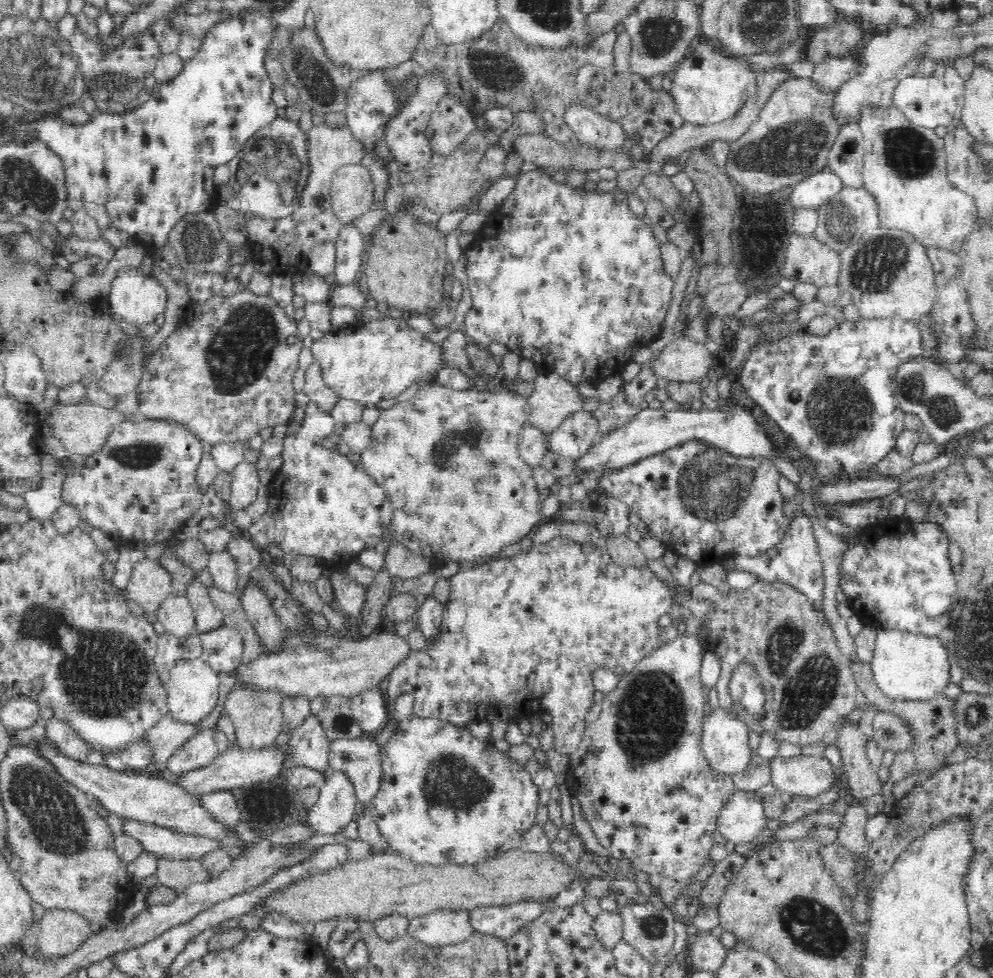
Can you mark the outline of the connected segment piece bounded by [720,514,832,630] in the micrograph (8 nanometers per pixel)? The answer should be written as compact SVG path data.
M796 515L786 536L771 549L753 557L733 554L722 559L720 563L723 566L729 566L729 568L746 570L746 572L754 574L758 581L778 582L792 586L813 603L815 612L822 615L824 626L832 630L824 617L824 600L826 600L826 595L824 595L825 576L823 562L819 555L818 545L815 542L813 527L806 515Z

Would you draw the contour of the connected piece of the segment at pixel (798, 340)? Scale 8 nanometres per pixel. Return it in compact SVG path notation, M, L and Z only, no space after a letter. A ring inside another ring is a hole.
M857 316L836 323L820 338L798 328L784 330L774 338L769 332L762 332L741 368L739 384L756 403L756 414L774 420L796 450L808 460L814 478L820 478L822 484L840 481L840 476L868 474L895 450L897 438L904 430L905 412L894 395L897 389L895 376L900 364L909 360L918 362L918 357L927 354L920 322L899 316ZM816 362L820 362L820 372L824 370L824 376L818 376L818 372L812 370L812 364Z

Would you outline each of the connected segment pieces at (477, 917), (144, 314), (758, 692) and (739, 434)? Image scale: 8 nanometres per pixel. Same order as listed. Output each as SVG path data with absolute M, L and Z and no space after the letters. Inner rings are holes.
M538 900L475 907L471 910L471 923L476 931L492 935L506 943L523 926L536 920L544 911L544 901Z
M126 270L112 280L108 297L114 314L134 324L152 322L156 314L164 312L166 300L168 292L155 277L139 272L128 273Z
M739 666L731 682L731 695L734 701L740 702L751 714L762 712L762 685L750 667Z
M642 406L637 415L634 415L626 424L614 429L610 434L601 435L586 453L575 459L574 476L582 483L584 480L592 480L599 483L600 480L612 476L618 470L624 470L626 466L634 466L644 458L652 458L665 450L672 448L688 440L705 440L709 444L720 446L728 453L736 456L770 456L772 446L770 440L764 436L764 432L758 428L754 418L742 410L732 408L732 412L715 411L707 408L700 410L670 410L650 409Z

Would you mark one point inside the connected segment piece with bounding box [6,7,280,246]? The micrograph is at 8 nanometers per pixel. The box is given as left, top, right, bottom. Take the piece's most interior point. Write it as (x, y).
(148, 167)

